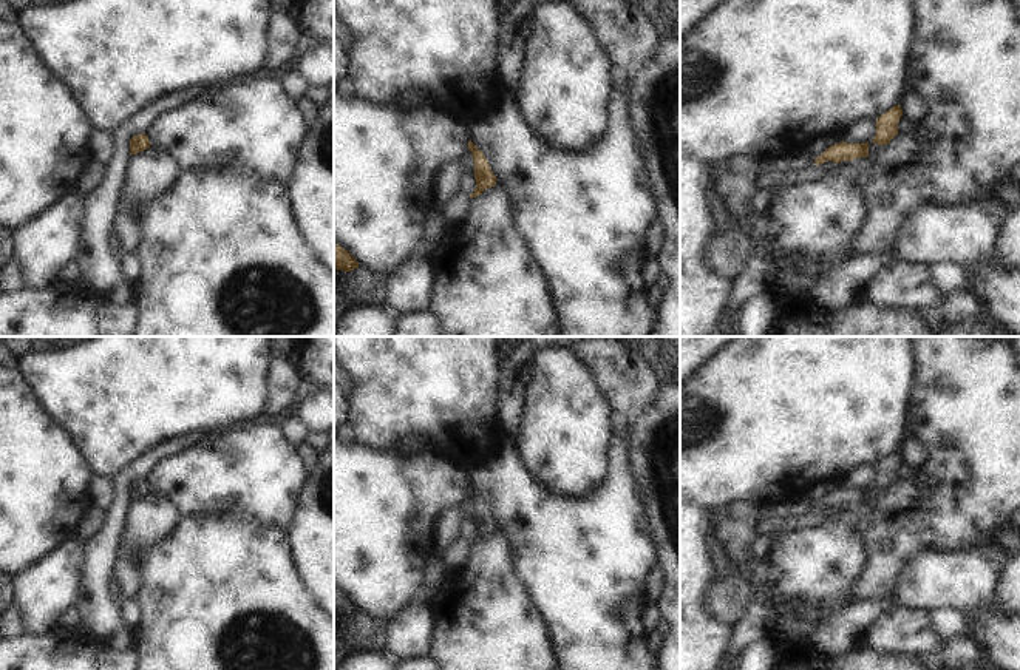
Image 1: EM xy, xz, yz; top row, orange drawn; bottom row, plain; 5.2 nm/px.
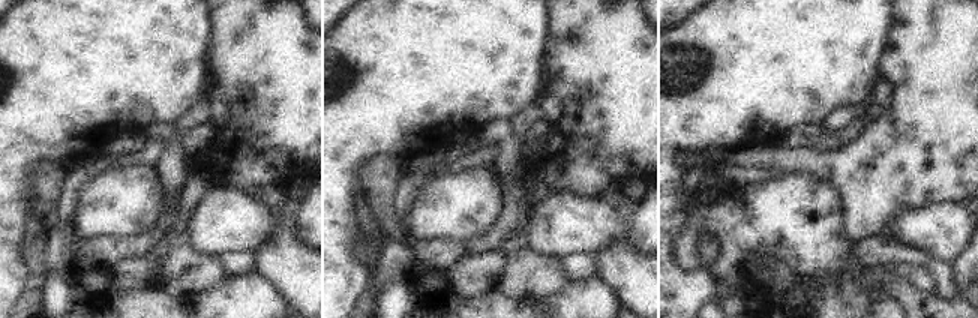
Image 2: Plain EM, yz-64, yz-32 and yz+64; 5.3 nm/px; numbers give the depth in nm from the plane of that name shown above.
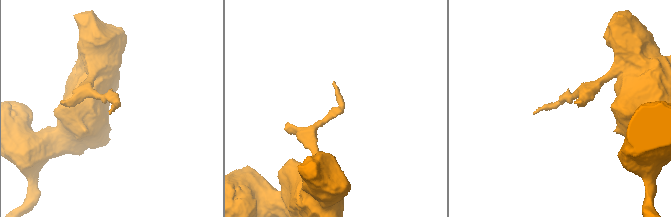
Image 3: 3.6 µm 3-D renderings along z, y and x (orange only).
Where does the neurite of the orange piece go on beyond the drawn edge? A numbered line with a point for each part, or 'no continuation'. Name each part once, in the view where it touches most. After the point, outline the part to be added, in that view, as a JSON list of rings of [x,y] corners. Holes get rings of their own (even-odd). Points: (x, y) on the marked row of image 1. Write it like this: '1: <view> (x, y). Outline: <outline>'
no continuation

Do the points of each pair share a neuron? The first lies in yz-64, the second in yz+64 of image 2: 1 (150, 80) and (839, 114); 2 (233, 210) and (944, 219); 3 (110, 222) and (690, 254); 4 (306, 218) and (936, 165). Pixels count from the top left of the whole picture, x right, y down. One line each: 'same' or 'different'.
1: different
2: same
3: same
4: different

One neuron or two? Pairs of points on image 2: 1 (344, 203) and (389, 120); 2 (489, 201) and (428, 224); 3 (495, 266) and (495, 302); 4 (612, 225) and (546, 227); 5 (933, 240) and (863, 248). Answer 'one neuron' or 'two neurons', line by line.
1: one neuron
2: one neuron
3: two neurons
4: one neuron
5: two neurons

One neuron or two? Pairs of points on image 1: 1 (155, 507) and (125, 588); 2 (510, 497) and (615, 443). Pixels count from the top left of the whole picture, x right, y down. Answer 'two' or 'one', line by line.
1: one
2: one

